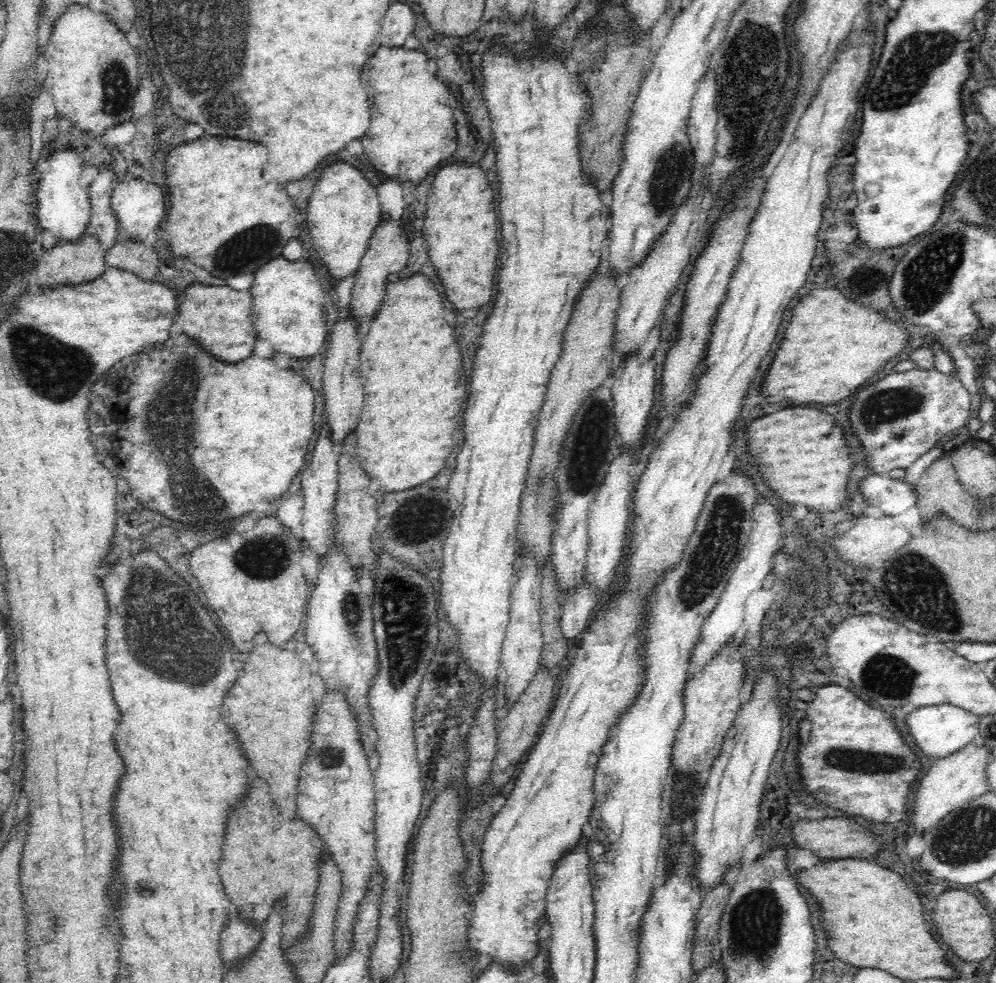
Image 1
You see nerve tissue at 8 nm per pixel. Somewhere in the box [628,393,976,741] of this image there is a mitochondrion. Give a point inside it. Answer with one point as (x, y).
(925, 599)

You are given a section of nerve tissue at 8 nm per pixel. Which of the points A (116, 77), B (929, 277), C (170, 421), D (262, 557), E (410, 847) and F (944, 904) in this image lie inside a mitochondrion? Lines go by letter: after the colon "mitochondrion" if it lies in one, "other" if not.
A: mitochondrion
B: mitochondrion
C: mitochondrion
D: mitochondrion
E: other
F: other

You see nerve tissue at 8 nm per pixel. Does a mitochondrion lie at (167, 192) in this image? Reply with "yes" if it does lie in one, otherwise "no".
no

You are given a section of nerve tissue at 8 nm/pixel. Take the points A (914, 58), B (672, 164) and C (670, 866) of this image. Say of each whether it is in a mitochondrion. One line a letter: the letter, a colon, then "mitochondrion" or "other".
A: mitochondrion
B: mitochondrion
C: other

